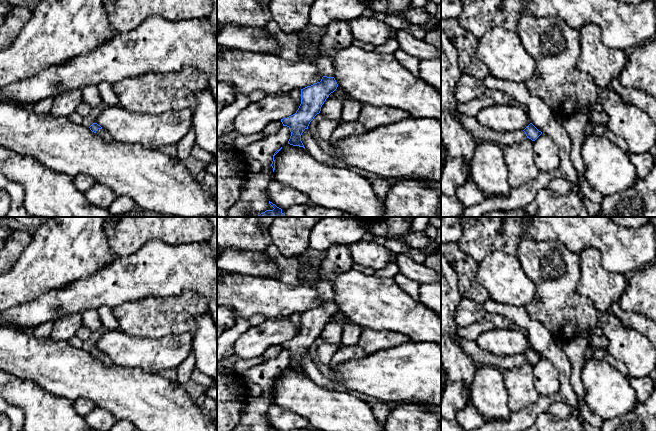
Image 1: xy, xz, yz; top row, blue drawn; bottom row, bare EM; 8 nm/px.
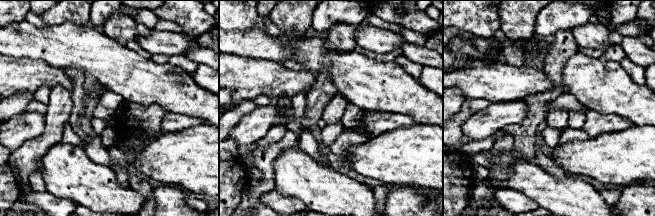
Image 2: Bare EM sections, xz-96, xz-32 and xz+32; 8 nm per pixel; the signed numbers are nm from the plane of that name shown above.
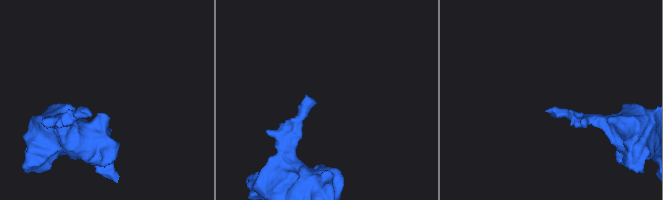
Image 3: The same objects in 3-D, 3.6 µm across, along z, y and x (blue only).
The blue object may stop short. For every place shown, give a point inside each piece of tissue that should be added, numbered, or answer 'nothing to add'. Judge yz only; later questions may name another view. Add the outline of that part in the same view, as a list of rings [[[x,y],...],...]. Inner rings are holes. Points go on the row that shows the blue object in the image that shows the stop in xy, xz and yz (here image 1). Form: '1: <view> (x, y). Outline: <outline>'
1: yz (480, 133). Outline: [[[455,112],[454,116],[471,133],[477,145],[481,142],[494,142],[504,148],[527,138],[524,131],[500,133],[480,125],[476,117],[466,116],[459,112]]]

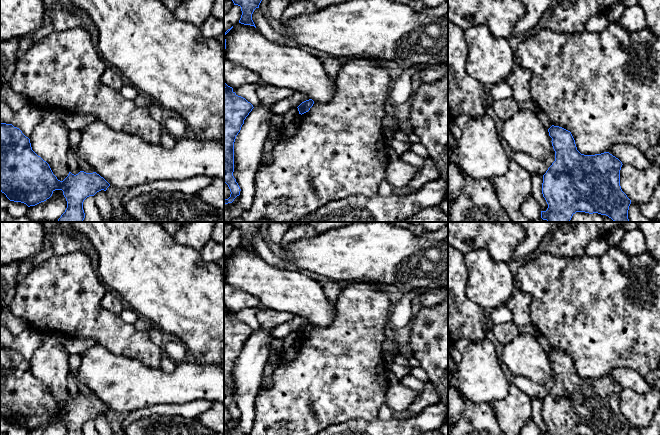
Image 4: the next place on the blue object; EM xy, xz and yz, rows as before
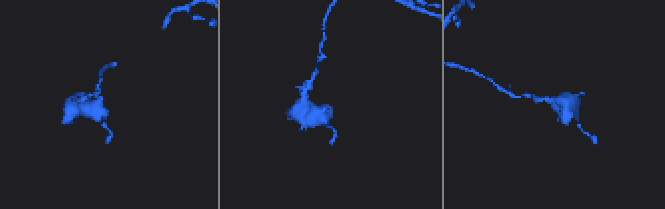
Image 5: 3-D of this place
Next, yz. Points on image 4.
nothing to add

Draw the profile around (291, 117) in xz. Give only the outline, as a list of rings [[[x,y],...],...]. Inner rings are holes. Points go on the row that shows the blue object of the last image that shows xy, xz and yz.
[[[297,107],[289,109],[283,115],[283,121],[281,124],[282,138],[291,137],[295,133],[296,124],[299,121],[299,111]]]

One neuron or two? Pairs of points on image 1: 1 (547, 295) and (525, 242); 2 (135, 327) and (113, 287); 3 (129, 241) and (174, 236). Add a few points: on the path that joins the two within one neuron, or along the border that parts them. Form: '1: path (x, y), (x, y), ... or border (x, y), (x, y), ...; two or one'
1: path (545, 282), (543, 280), (543, 264), (534, 255); one
2: border (145, 298), (124, 302), (112, 308); two
3: path (140, 233), (163, 233); one

